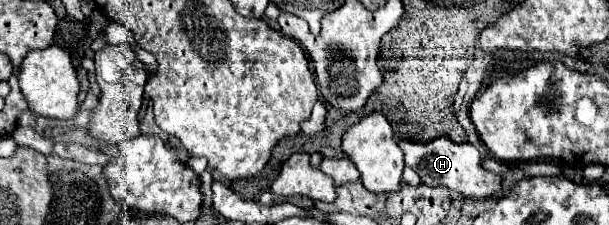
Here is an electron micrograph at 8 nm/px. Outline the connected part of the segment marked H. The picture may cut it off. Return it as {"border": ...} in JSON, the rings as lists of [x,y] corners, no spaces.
{"border":[[[436,137],[428,143],[414,143],[408,139],[398,139],[398,147],[404,151],[406,165],[412,167],[420,175],[422,183],[426,183],[428,187],[442,185],[472,199],[492,197],[500,191],[500,175],[490,173],[480,167],[482,157],[470,143],[458,145],[458,143],[452,143],[448,137]]]}

